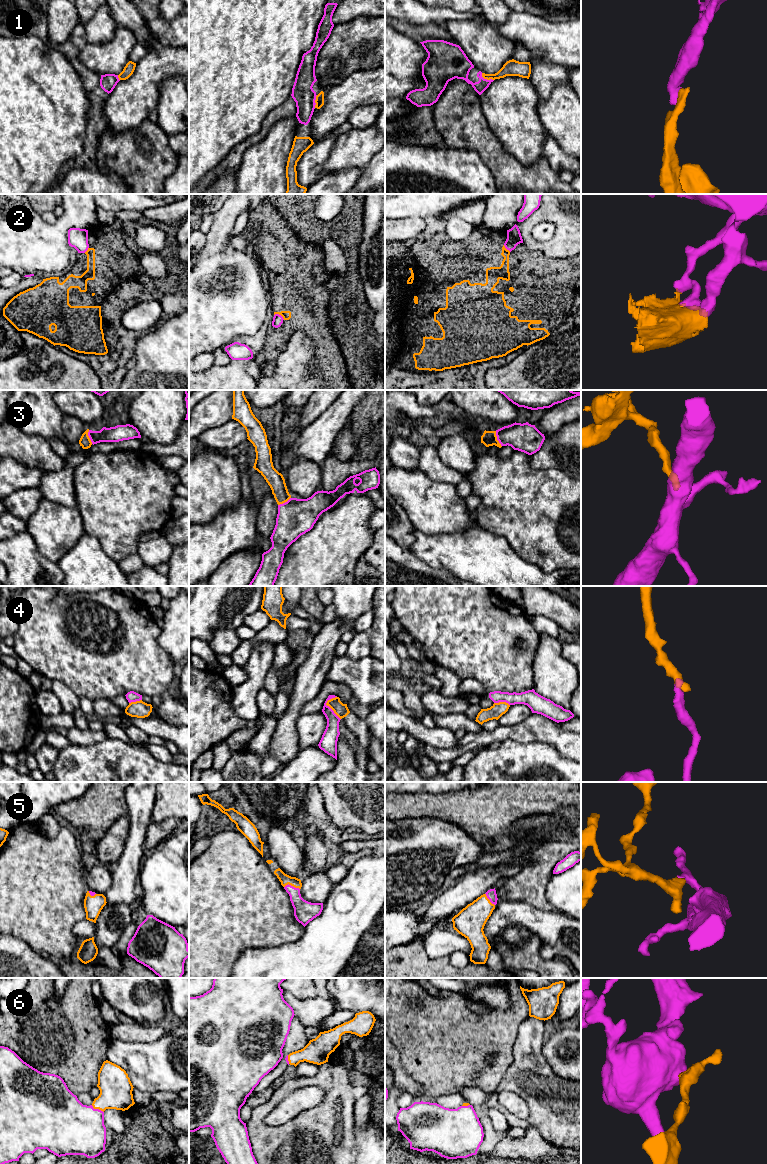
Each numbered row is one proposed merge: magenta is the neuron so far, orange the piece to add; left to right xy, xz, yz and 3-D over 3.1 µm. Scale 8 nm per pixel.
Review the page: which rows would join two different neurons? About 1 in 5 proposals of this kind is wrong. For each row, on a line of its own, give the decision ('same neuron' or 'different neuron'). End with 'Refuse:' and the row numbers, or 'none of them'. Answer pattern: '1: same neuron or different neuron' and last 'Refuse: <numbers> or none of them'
1: same neuron
2: different neuron
3: same neuron
4: different neuron
5: same neuron
6: same neuron
Refuse: 2, 4

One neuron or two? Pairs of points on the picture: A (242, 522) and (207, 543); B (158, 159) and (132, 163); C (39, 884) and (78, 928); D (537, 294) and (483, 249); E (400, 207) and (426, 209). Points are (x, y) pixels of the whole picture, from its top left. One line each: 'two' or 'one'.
A: one
B: one
C: two
D: one
E: one

